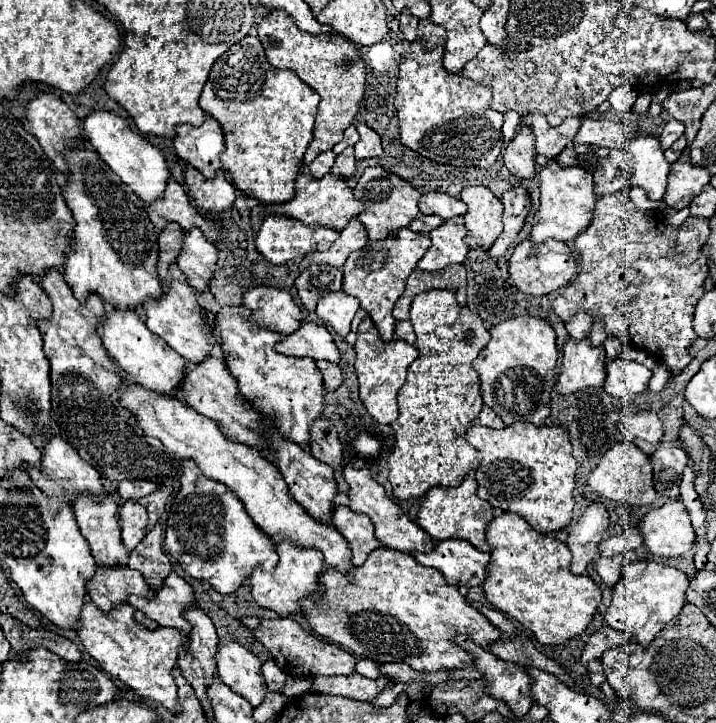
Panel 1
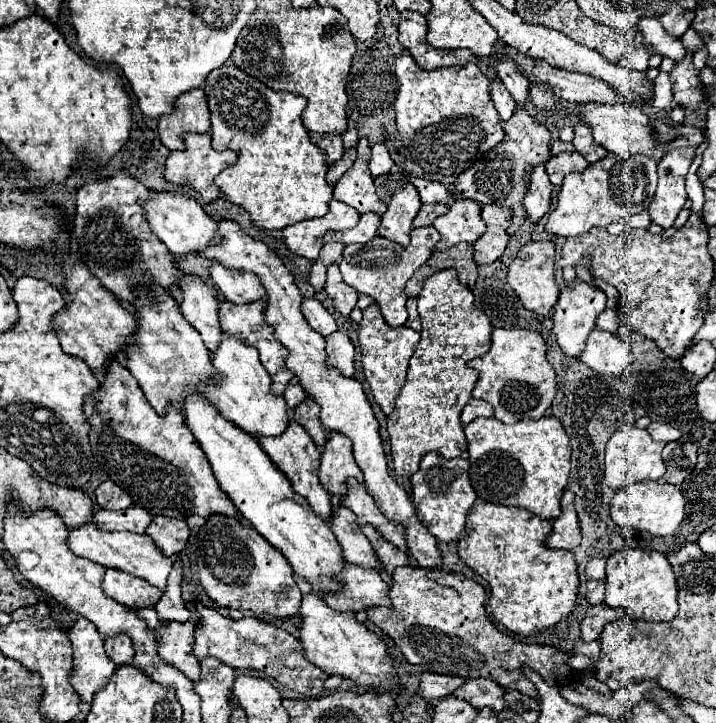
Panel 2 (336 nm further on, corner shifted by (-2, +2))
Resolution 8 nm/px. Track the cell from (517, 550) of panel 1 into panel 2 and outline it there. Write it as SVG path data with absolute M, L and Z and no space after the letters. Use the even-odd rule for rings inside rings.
M477 502L467 516L467 526L469 536L459 540L459 556L489 584L491 614L509 632L531 636L555 626L575 610L577 562L573 552L545 546L545 538L553 530L549 520L535 518L525 508Z

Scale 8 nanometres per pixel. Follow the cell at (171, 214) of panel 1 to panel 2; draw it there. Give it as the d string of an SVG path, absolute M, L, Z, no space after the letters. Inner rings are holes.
M221 220L217 222L217 232L221 240L213 246L205 246L199 256L205 256L209 260L217 260L225 268L231 270L243 270L243 272L253 272L263 288L267 290L267 308L265 308L265 320L273 328L273 334L279 342L285 342L289 348L289 358L287 358L287 368L299 378L301 384L305 384L305 390L309 390L309 396L313 396L319 406L321 406L321 422L325 430L329 432L341 432L353 442L353 456L357 466L363 470L365 476L365 486L369 494L377 500L381 506L381 512L393 520L401 522L405 526L405 538L411 550L411 556L417 560L421 568L439 568L441 566L441 554L437 550L435 538L425 530L421 520L417 518L413 504L407 496L407 492L391 478L387 470L387 458L383 450L383 442L379 436L379 422L373 414L373 408L363 392L363 386L357 380L345 378L337 368L327 364L327 352L325 352L325 338L317 334L311 326L307 326L299 306L301 306L301 294L293 282L293 276L289 270L283 266L283 262L259 240L253 240L247 236L241 226L233 220Z

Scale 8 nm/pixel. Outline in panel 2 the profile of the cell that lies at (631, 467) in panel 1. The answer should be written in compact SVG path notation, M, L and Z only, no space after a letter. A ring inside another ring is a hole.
M625 424L621 426L607 442L605 448L605 484L613 490L619 490L621 486L641 482L641 480L659 480L665 472L665 464L661 458L663 442L655 442L649 438L647 430L641 430L637 426Z

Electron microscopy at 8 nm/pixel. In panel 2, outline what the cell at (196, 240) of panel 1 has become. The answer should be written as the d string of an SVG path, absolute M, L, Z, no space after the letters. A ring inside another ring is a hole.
M213 262L209 268L209 276L215 282L215 286L223 292L227 302L233 304L245 304L255 300L267 300L267 294L255 274L251 272L237 272L221 266L219 262Z

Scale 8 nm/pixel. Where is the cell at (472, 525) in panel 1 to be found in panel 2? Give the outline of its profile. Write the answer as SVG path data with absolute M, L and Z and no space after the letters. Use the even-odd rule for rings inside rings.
M425 454L421 460L421 468L411 476L413 484L413 504L419 520L425 524L425 528L443 542L455 542L467 536L465 522L467 514L473 508L477 494L469 482L467 476L469 462L465 458L445 460L439 454Z

